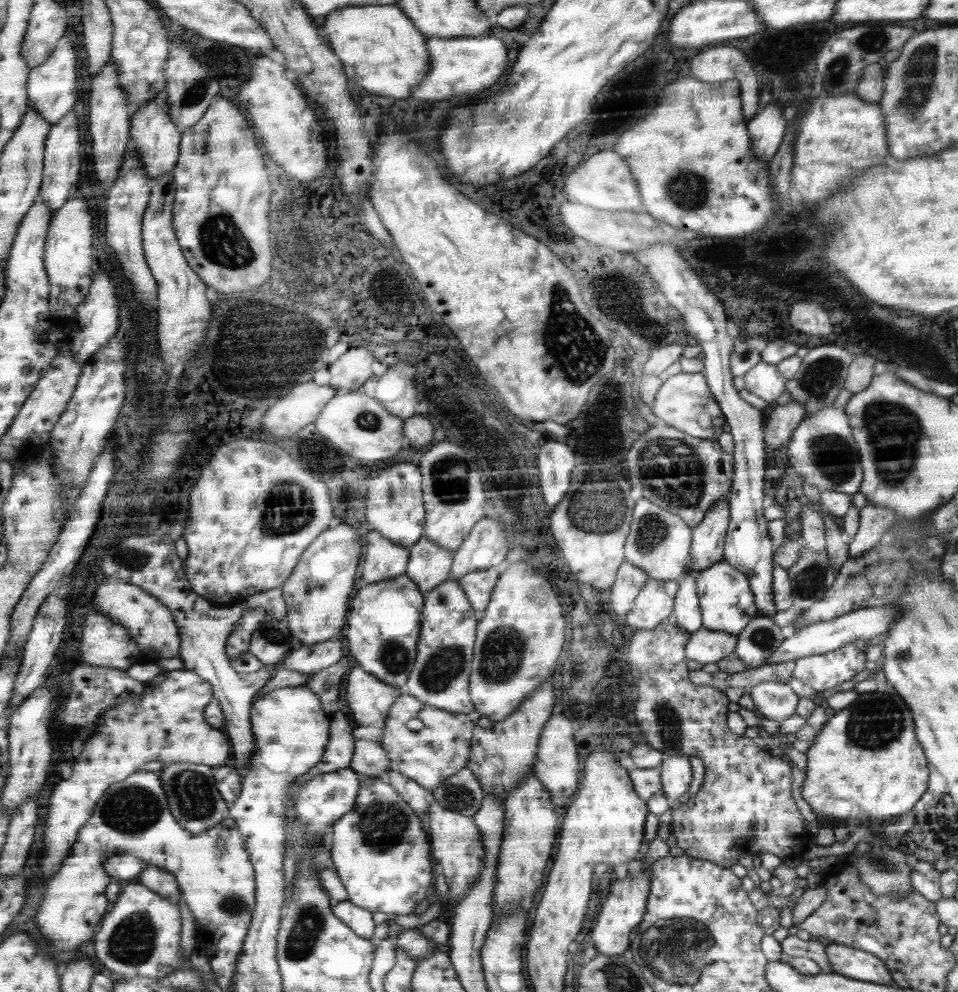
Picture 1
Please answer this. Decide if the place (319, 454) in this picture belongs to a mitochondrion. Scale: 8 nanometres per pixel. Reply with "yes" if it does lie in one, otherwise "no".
no

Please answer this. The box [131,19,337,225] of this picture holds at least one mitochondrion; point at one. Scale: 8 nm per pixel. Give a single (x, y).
(196, 90)

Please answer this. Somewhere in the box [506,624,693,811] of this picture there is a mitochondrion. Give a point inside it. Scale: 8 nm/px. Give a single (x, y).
(670, 731)

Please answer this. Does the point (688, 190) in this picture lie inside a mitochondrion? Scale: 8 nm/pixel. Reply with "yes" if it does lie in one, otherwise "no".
yes

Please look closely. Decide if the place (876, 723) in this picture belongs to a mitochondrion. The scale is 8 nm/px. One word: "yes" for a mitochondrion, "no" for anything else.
yes

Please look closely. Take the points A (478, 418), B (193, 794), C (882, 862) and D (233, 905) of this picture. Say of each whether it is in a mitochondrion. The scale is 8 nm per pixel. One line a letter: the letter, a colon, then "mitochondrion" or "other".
A: other
B: mitochondrion
C: mitochondrion
D: mitochondrion

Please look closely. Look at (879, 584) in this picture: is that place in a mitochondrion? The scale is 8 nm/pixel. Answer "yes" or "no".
no

